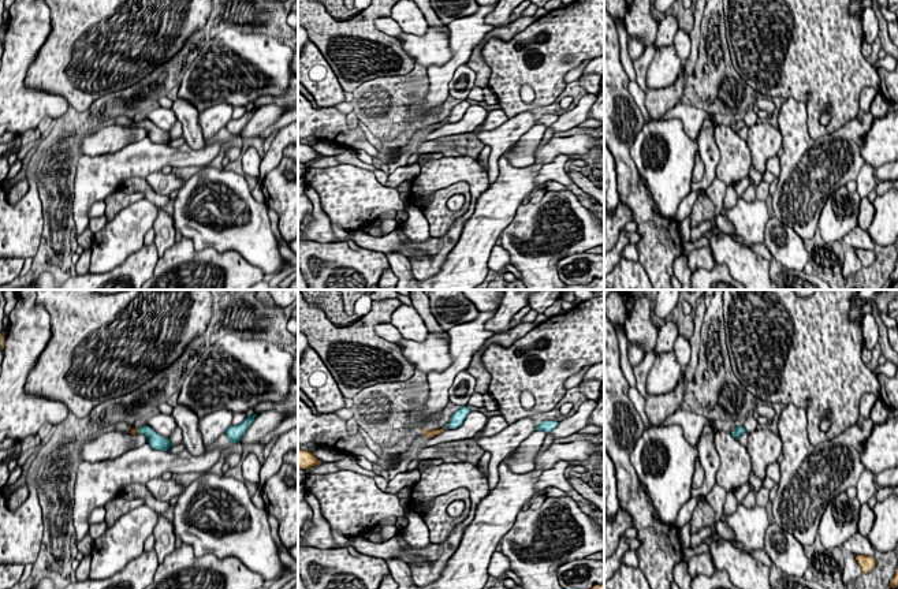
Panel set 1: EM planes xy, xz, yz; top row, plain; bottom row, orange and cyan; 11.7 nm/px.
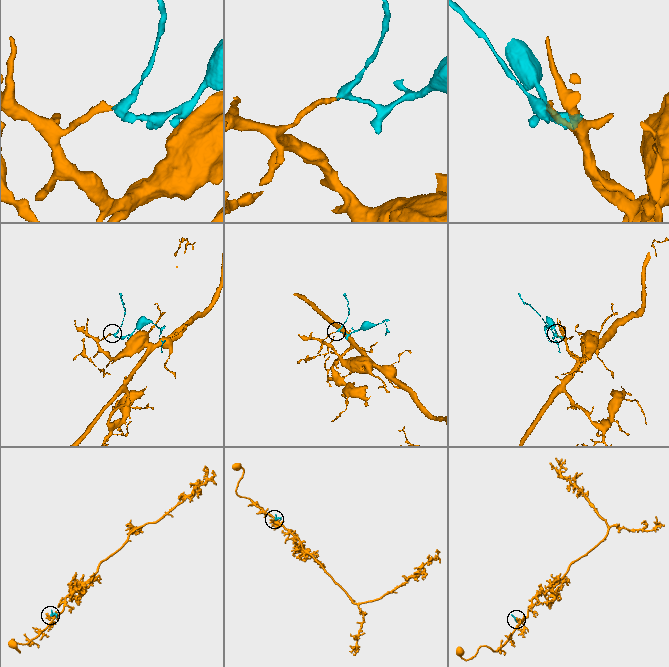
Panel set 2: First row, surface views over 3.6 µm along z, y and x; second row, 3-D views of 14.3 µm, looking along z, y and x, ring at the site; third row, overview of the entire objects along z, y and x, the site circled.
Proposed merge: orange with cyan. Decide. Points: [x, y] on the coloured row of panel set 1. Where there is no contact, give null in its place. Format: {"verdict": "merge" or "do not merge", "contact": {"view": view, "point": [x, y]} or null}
{"verdict": "merge", "contact": {"view": "xy", "point": [137, 431]}}

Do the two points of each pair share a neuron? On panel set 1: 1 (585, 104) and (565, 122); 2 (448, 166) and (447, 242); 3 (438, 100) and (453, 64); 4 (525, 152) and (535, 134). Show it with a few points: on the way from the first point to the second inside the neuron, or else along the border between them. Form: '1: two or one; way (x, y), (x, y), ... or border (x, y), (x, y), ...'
1: one; way (580, 110), (570, 119)
2: one; way (469, 179), (473, 183), (473, 205), (461, 222)
3: one; way (438, 92), (439, 78), (444, 73)
4: one; way (525, 148), (532, 138)

